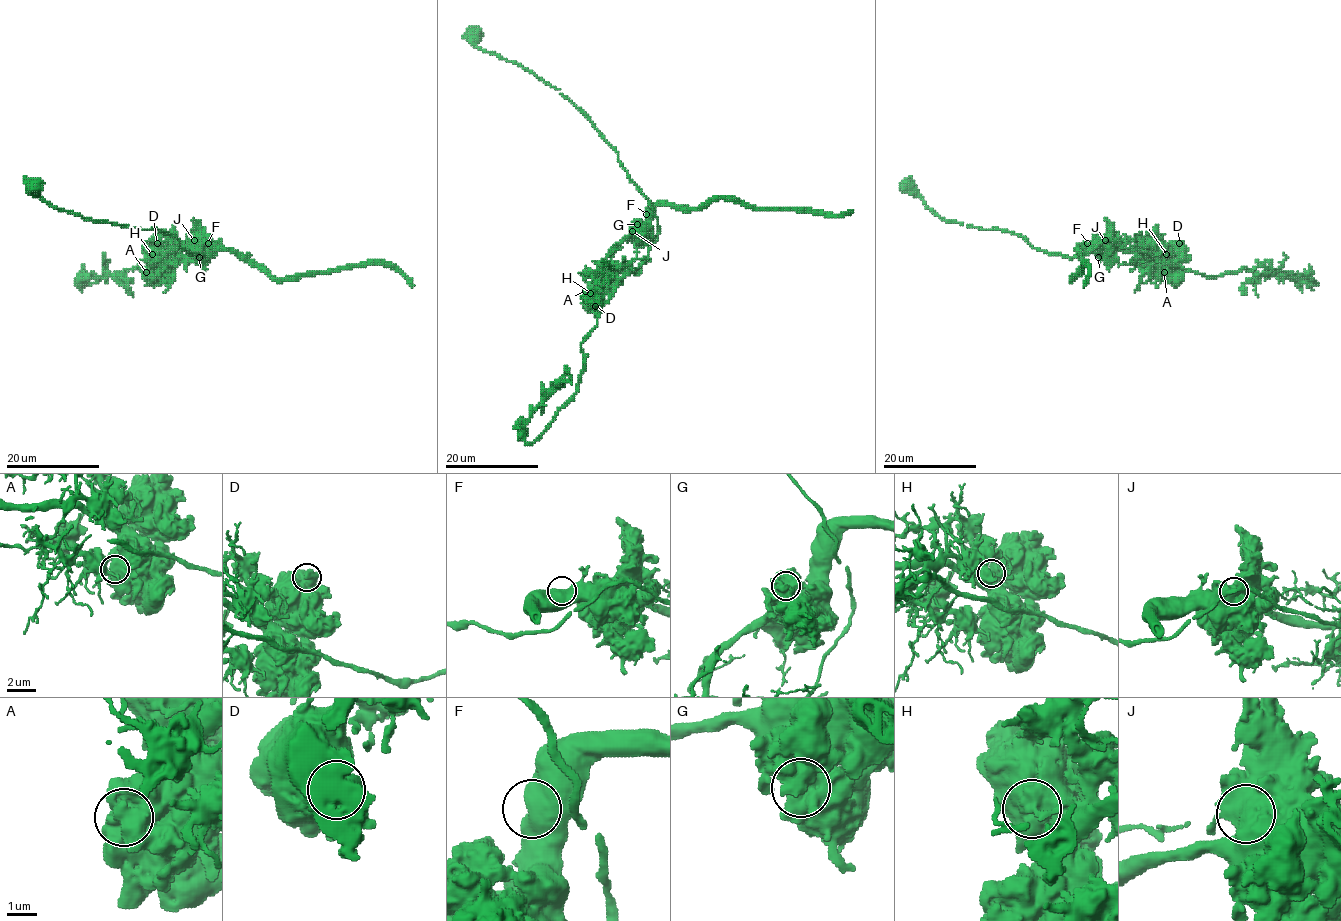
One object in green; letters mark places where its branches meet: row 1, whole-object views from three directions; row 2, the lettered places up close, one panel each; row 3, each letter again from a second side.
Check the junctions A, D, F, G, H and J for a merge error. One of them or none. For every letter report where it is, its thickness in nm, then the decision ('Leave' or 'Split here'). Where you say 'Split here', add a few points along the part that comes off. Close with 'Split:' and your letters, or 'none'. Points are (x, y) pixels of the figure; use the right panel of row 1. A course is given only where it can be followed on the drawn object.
A: Place: (1164, 272). Thickness 800 nm. Leave
D: Place: (1179, 243). Thickness 700 nm. Leave
F: Place: (1087, 243). Thickness 900 nm. Leave
G: Place: (1098, 257). Thickness 850 nm. Leave
H: Place: (1166, 254). Thickness 850 nm. Split here. Course of the part to remove: (1167, 254), (1148, 249), (1141, 256), (1113, 240), (1084, 256), (1040, 251), (1010, 231), (942, 220), (910, 175)
J: Place: (1105, 240). Thickness 900 nm. Leave
Split: H

